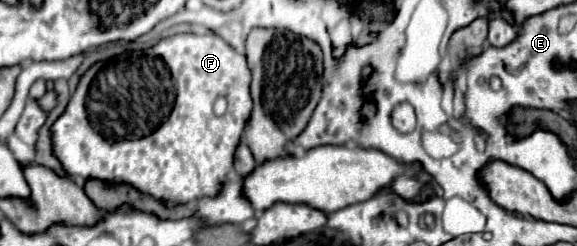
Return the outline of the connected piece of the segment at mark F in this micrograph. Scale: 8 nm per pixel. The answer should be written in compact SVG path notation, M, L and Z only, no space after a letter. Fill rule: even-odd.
M182 33L182 35L172 35L166 39L160 39L154 47L146 49L146 51L132 51L126 55L118 55L100 63L94 63L78 81L78 87L74 91L74 95L70 97L64 113L56 119L56 123L50 127L52 131L52 153L56 155L56 159L62 163L64 171L68 175L78 175L84 181L86 179L98 179L110 185L120 185L126 183L134 189L138 189L140 193L148 193L154 199L162 201L164 205L180 205L180 203L188 203L194 199L202 199L202 197L216 197L222 189L222 183L226 179L226 175L232 171L234 167L234 151L240 143L242 131L250 119L252 113L252 99L250 99L250 69L246 65L246 57L236 53L220 35L216 33L208 33L208 35L196 35L196 33ZM218 97L226 97L228 101L228 111L222 117L216 117L212 111L212 105Z

